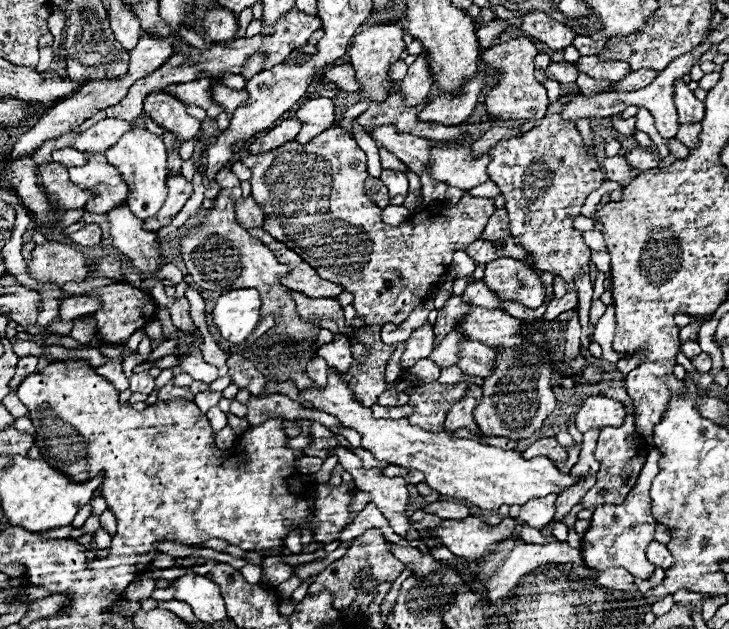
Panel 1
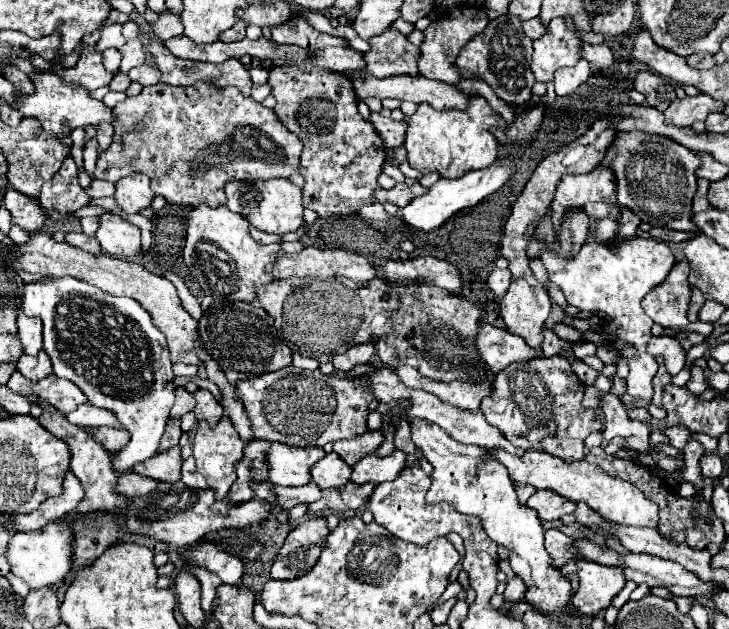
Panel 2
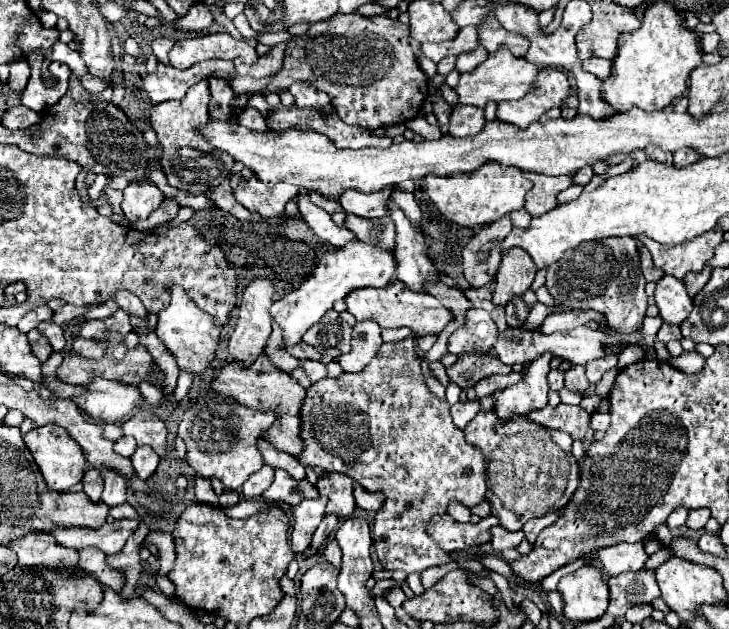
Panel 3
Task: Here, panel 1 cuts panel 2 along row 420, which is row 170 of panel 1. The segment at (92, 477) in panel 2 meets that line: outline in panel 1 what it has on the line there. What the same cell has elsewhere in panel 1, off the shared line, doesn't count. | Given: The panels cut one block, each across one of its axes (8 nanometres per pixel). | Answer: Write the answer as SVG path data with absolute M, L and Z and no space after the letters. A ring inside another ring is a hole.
M55 161L45 162L39 167L39 178L44 182L46 194L50 194L48 198L54 200L60 210L82 208L86 200L96 196L94 190L74 186L68 168Z

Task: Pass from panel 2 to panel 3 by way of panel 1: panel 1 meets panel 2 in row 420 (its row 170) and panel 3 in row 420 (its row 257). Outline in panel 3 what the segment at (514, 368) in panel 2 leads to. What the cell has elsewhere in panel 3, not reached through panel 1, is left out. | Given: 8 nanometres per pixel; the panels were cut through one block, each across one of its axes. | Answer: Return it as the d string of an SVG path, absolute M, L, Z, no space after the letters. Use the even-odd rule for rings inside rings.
M568 404L534 410L528 414L528 418L548 430L568 432L574 440L582 440L590 424L590 414L582 406L568 406Z

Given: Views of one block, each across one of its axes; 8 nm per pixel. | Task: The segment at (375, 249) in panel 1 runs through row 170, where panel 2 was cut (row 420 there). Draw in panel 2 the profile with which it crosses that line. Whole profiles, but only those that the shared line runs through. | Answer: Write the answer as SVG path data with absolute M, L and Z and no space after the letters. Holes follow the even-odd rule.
M290 366L278 372L240 380L236 388L258 440L322 448L328 442L354 438L368 430L366 408L374 396L370 396L370 388L366 388L366 384L354 384L354 380L324 376L320 370L300 370Z

